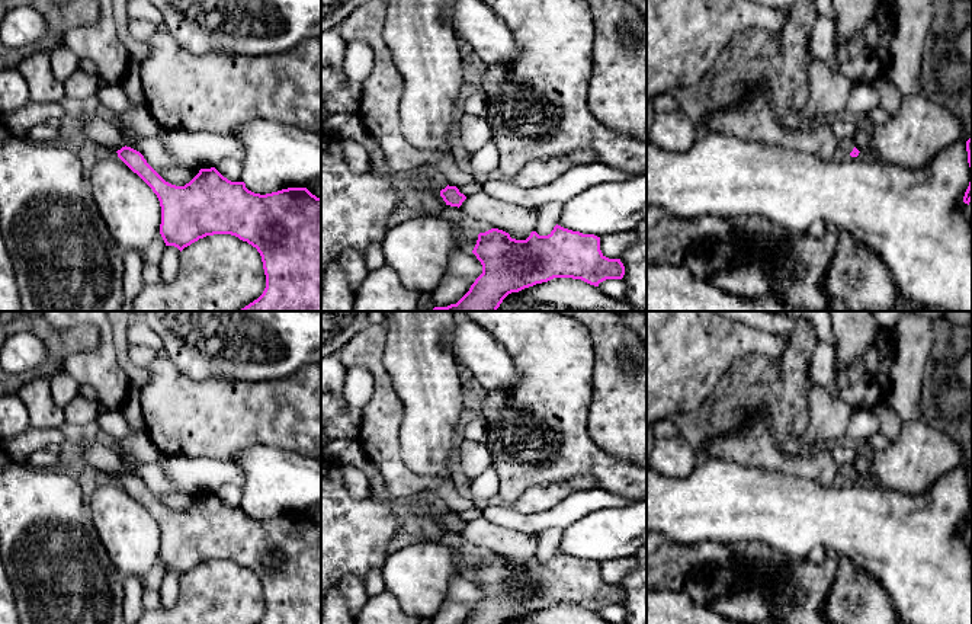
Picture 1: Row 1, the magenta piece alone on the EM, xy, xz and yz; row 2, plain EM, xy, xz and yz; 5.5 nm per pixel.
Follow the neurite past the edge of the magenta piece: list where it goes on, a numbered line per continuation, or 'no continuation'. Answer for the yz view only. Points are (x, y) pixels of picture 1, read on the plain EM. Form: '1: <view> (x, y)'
1: yz (846, 472)

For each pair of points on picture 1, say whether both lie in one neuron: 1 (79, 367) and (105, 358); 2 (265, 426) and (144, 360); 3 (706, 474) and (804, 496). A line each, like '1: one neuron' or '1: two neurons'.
1: one neuron
2: two neurons
3: one neuron

